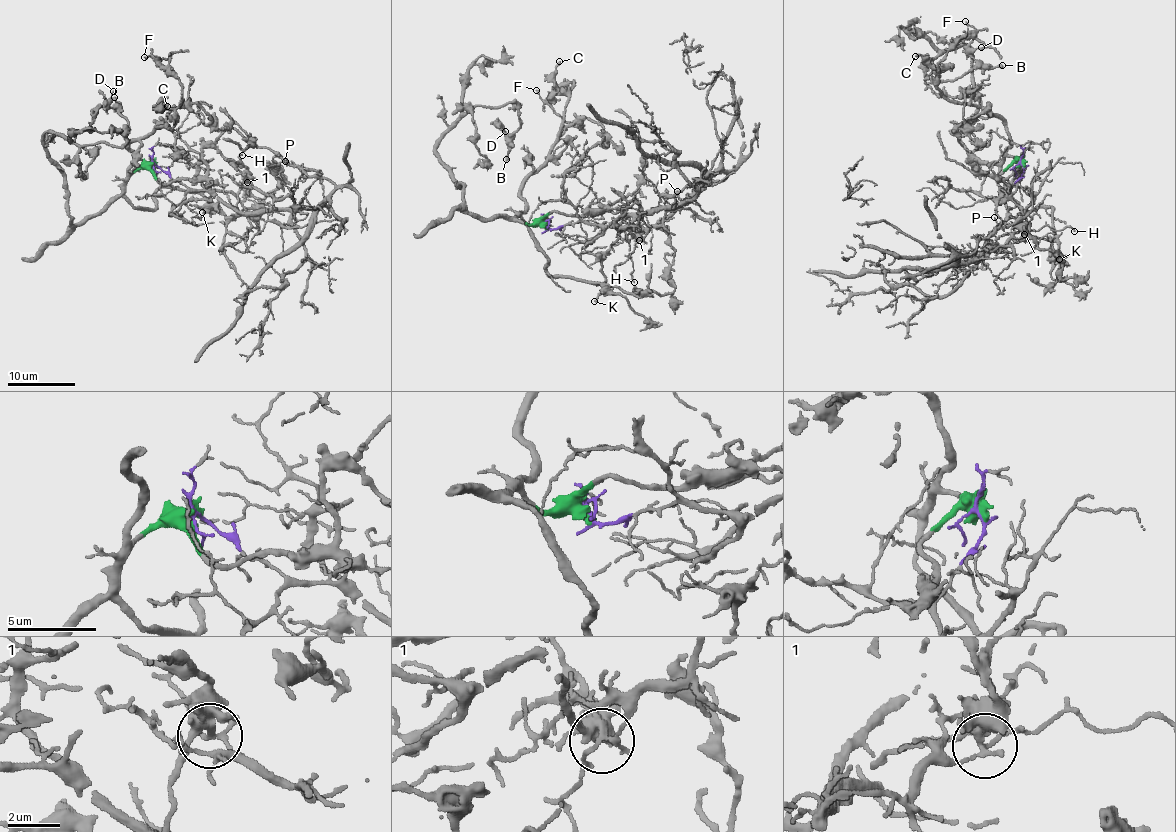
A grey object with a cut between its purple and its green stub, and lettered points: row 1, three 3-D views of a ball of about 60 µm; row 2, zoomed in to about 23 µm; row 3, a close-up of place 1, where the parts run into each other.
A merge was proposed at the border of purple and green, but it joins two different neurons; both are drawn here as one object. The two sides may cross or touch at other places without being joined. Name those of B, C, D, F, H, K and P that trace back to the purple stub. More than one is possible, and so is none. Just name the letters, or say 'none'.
H, P

